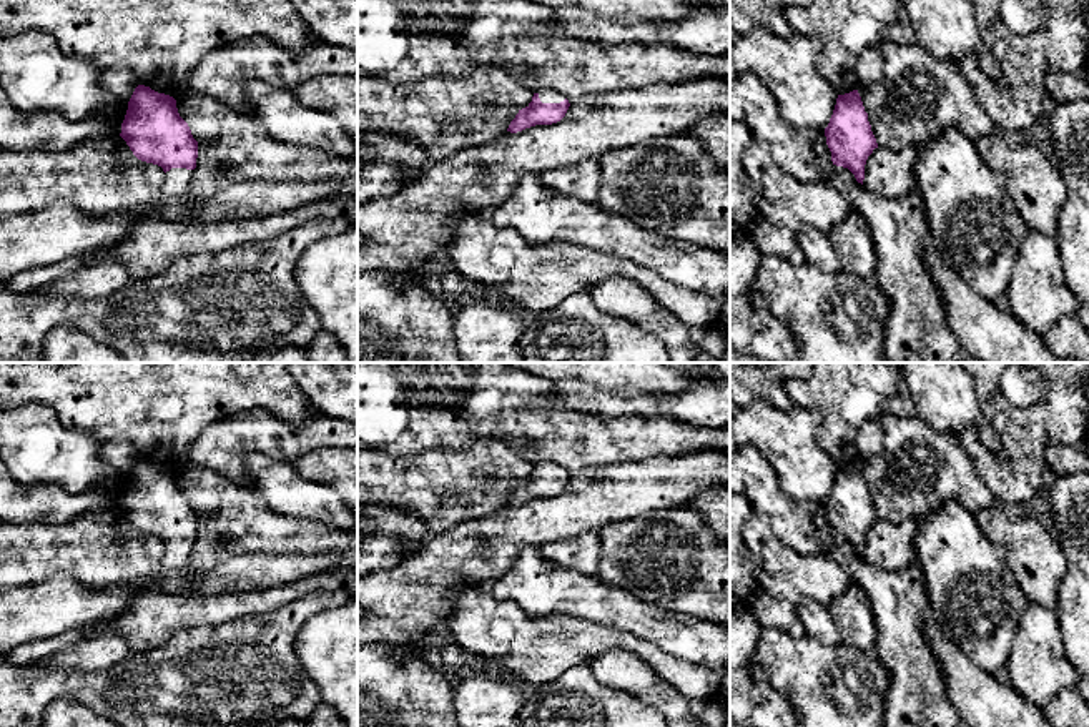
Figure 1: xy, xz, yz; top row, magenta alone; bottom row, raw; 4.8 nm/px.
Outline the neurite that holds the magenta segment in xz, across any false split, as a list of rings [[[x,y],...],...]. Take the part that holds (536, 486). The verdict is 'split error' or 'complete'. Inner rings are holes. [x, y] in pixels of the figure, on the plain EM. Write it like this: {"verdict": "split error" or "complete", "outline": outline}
{"verdict": "split error", "outline": [[[557,464],[534,466],[532,474],[519,482],[507,504],[517,506],[535,497],[557,496],[565,489],[569,479],[569,472]]]}

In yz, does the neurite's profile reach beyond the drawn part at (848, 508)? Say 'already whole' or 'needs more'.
needs more

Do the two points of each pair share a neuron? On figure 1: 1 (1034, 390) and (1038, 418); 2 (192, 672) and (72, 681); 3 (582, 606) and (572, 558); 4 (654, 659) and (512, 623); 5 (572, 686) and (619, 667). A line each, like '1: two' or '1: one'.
1: two
2: one
3: two
4: one
5: two

